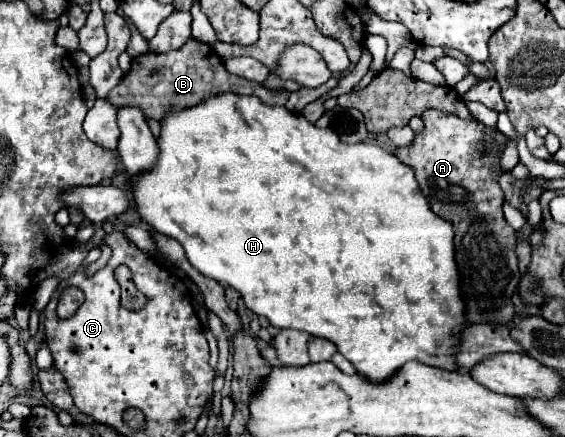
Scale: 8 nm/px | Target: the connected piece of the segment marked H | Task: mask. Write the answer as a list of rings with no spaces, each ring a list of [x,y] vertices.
[[[213,95],[213,99],[205,99],[205,103],[199,103],[197,107],[169,111],[169,115],[165,115],[161,121],[157,145],[159,157],[155,167],[139,175],[129,175],[135,211],[155,231],[179,241],[189,263],[199,273],[239,291],[245,305],[259,317],[267,317],[271,325],[305,331],[309,335],[333,341],[339,353],[349,359],[357,373],[369,381],[389,379],[401,365],[413,359],[449,371],[455,369],[455,361],[449,359],[451,345],[455,343],[453,335],[457,335],[457,331],[465,325],[465,319],[463,301],[459,295],[459,273],[455,267],[453,227],[429,209],[429,203],[417,185],[415,171],[409,165],[401,163],[395,155],[387,153],[375,143],[347,145],[337,139],[335,131],[317,129],[301,113],[293,113],[287,107],[269,107],[261,103],[261,99],[247,95]]]

